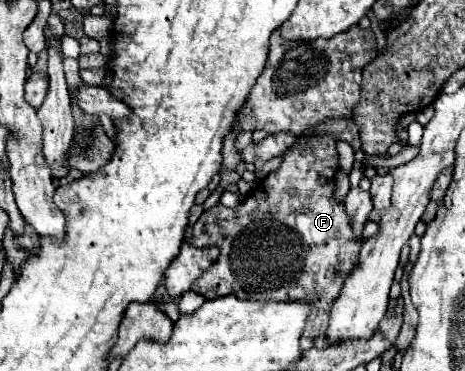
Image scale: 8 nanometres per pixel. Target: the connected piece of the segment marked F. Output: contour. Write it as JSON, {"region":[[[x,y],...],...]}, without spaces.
{"region":[[[335,123],[331,127],[331,135],[305,135],[309,137],[307,147],[289,147],[283,153],[283,163],[277,171],[271,171],[255,189],[249,197],[245,197],[237,207],[227,209],[223,205],[215,205],[207,209],[199,221],[193,225],[193,229],[185,233],[185,241],[197,247],[205,245],[217,245],[221,249],[219,261],[211,265],[207,273],[203,273],[195,283],[193,291],[207,297],[207,299],[217,299],[225,295],[233,295],[239,299],[257,299],[257,301],[267,301],[267,299],[309,299],[313,309],[307,319],[307,327],[301,335],[301,347],[303,349],[325,349],[329,347],[329,339],[325,335],[329,327],[329,315],[335,299],[339,297],[345,279],[351,275],[355,265],[359,263],[359,249],[363,245],[361,237],[355,237],[351,219],[345,211],[345,205],[335,201],[335,171],[338,162],[337,141],[349,141],[353,149],[359,149],[359,129],[355,123]]]}

